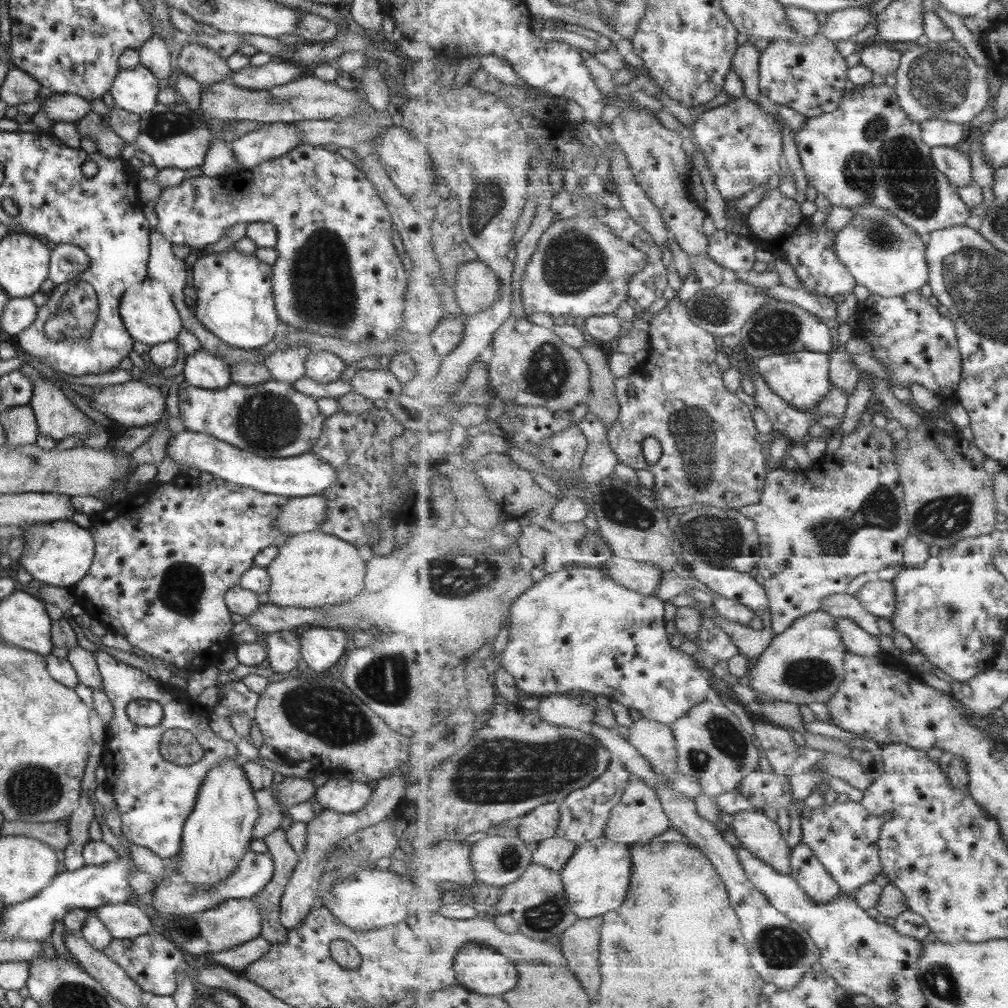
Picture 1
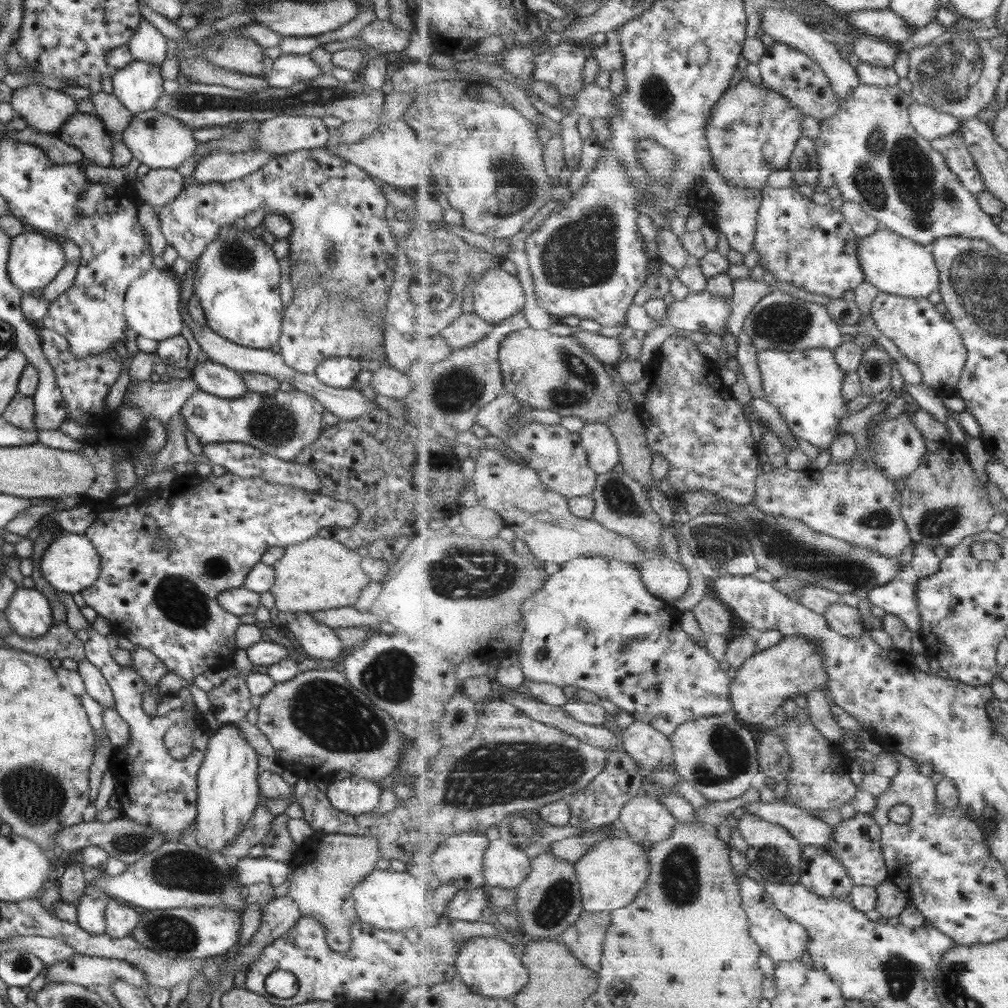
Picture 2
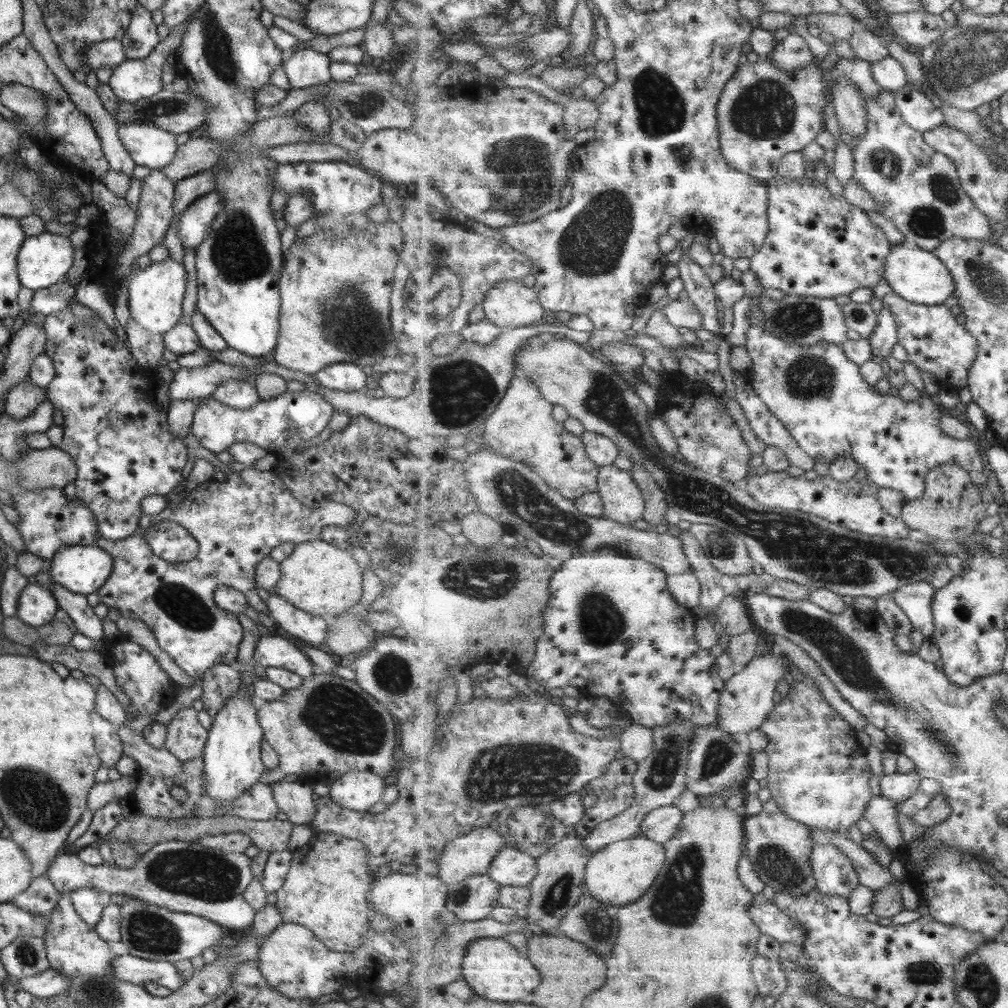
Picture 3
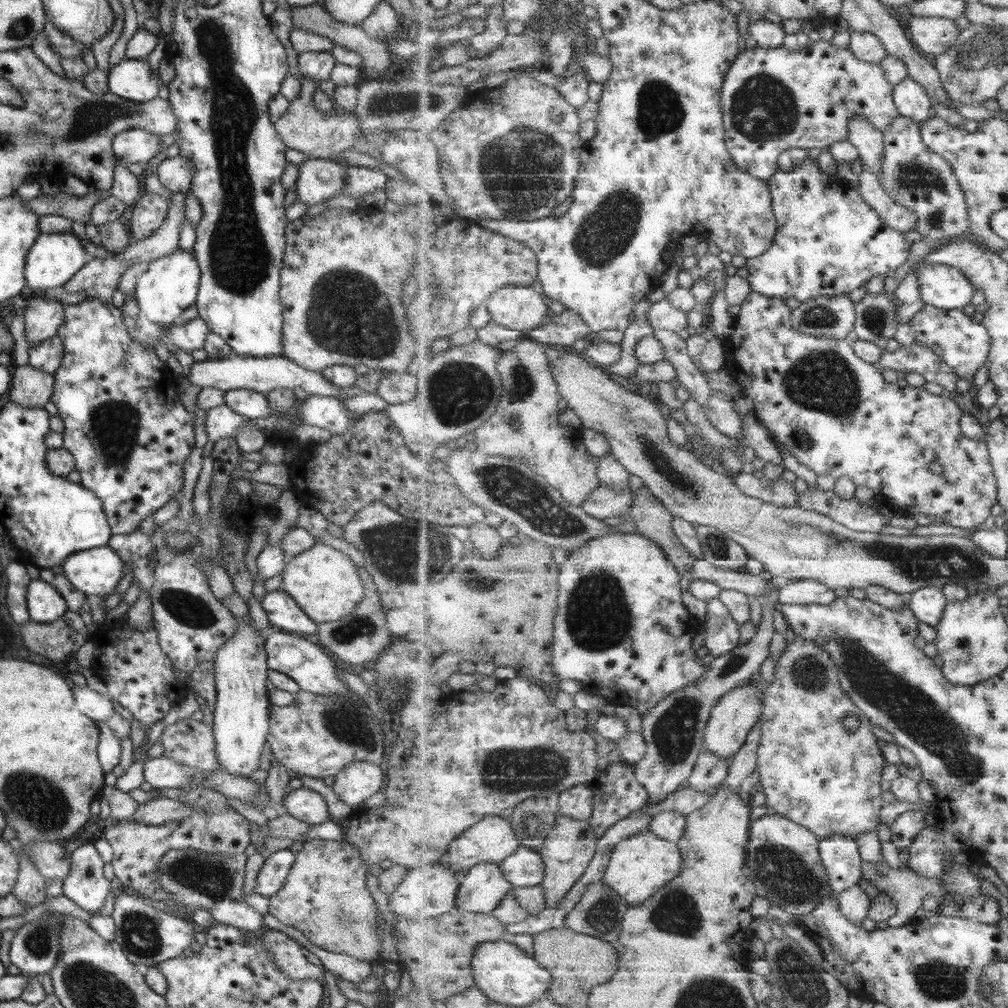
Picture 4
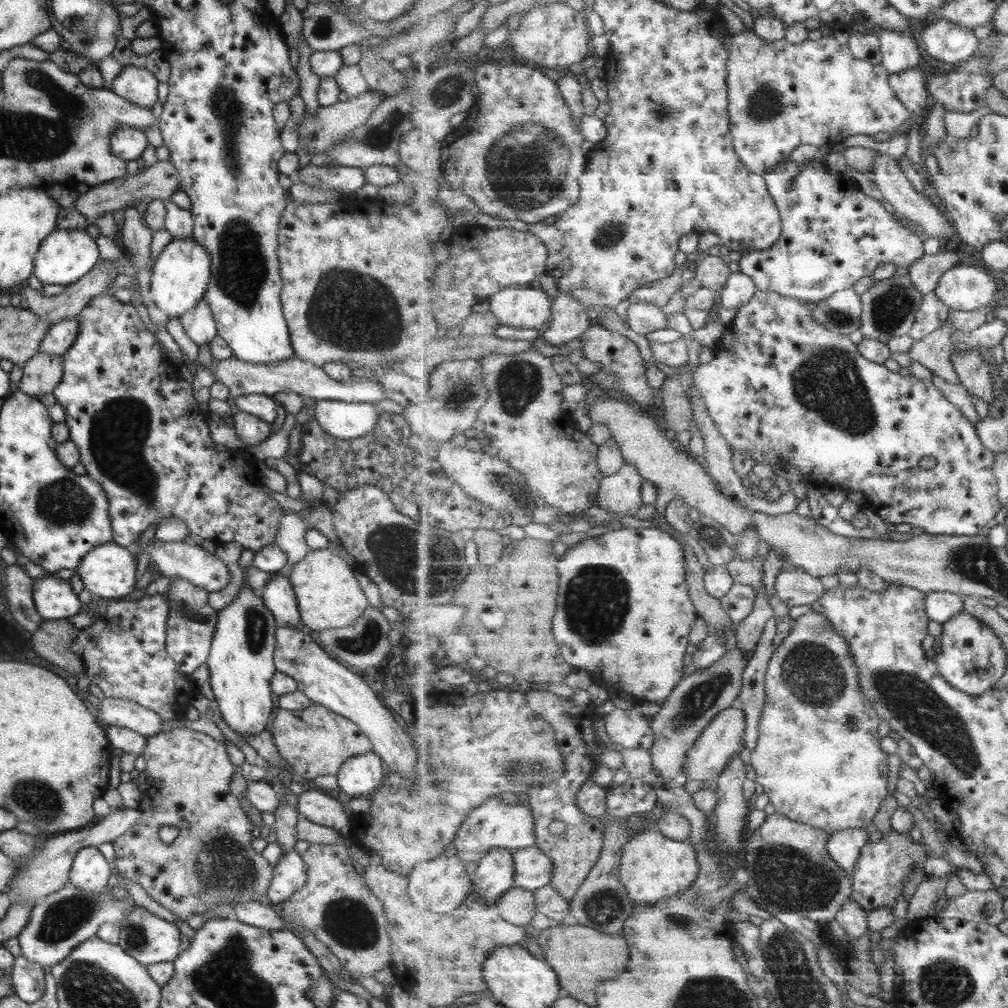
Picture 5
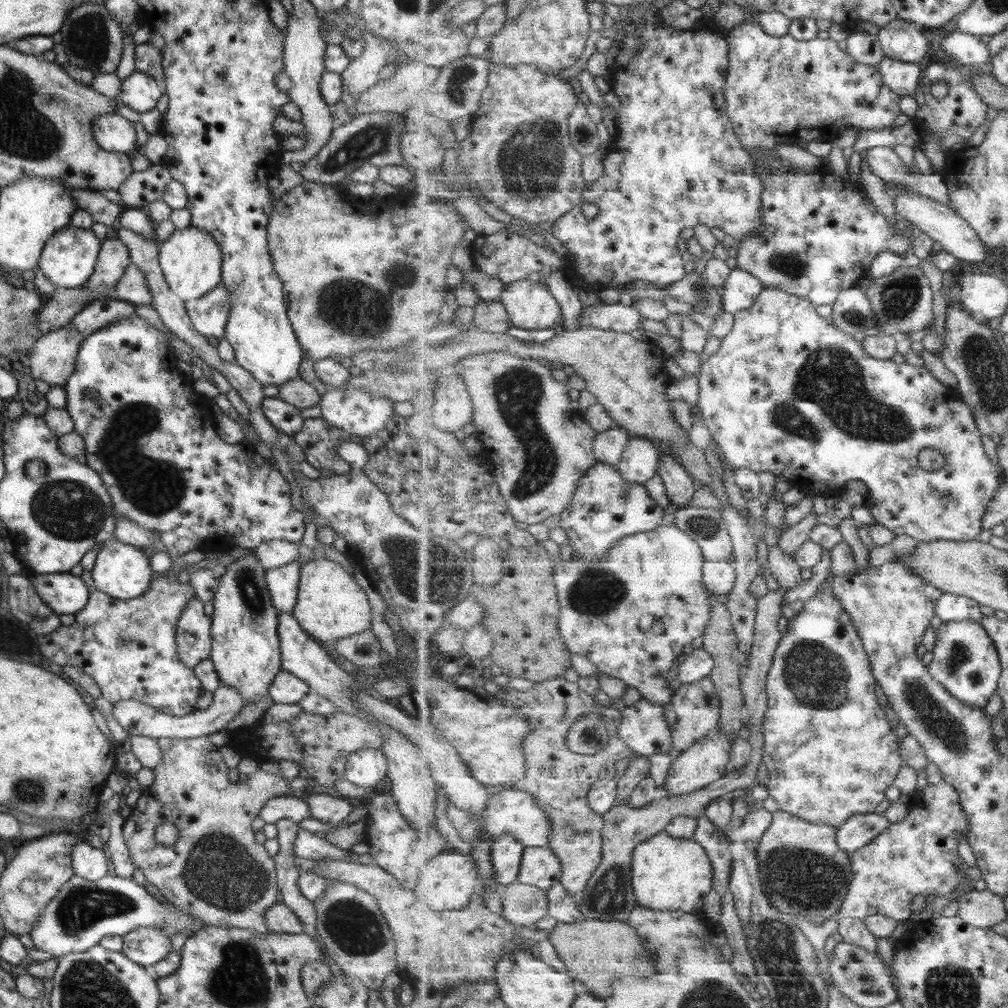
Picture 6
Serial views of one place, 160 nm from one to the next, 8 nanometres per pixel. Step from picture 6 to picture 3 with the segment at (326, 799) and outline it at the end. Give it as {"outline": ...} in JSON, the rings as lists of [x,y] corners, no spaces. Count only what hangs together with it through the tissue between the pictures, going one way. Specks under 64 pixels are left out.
{"outline":[[[295,780],[270,783],[270,789],[277,808],[292,825],[307,824],[314,813],[313,792],[310,783]]]}

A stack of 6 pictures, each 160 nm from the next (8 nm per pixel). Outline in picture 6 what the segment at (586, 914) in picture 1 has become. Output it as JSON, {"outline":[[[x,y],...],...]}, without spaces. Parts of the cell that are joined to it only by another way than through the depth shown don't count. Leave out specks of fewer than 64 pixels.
{"outline":[[[661,832],[634,848],[631,884],[639,905],[653,910],[700,912],[705,896],[714,888],[713,877],[705,847],[693,838],[674,838]]]}

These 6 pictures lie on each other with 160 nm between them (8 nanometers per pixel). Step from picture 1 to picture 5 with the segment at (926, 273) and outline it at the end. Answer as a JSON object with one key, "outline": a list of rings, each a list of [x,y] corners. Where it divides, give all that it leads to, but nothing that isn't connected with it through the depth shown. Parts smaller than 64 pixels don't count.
{"outline":[[[959,264],[947,270],[934,291],[953,311],[974,311],[995,300],[998,285],[997,274]]]}

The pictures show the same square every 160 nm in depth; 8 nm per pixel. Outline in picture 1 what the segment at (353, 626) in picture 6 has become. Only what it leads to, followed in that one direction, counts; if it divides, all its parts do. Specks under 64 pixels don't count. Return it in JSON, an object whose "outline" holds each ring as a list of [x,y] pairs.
{"outline":[[[320,530],[291,535],[281,543],[277,556],[266,567],[271,582],[266,592],[268,602],[309,609],[353,602],[364,588],[365,563],[363,551],[335,535]]]}

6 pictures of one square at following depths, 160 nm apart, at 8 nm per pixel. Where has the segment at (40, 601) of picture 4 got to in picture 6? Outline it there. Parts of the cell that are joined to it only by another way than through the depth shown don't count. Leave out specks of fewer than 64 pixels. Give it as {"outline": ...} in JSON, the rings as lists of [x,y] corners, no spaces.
{"outline":[[[69,573],[28,574],[27,579],[42,603],[57,616],[79,612],[84,608],[89,596],[80,578]]]}

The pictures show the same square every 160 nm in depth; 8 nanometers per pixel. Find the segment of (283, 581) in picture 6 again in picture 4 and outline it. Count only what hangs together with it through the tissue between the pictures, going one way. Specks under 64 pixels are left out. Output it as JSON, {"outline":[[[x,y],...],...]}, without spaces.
{"outline":[[[277,590],[265,593],[260,605],[273,629],[297,636],[315,634],[316,624],[305,616],[285,592]]]}

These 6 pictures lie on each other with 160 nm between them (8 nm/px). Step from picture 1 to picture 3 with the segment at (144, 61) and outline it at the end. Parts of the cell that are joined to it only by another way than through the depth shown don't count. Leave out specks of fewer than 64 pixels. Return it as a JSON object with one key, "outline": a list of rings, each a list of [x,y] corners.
{"outline":[[[136,3],[130,23],[120,40],[126,59],[141,60],[157,46],[159,39],[155,27],[151,13]]]}

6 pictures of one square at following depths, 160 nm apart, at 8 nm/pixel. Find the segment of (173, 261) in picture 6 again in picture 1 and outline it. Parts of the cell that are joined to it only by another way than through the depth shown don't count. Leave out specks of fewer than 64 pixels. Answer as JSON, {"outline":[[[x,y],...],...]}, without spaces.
{"outline":[[[148,277],[123,291],[119,298],[118,315],[129,336],[135,342],[142,342],[149,347],[175,341],[182,327],[180,316],[167,289],[159,281]]]}

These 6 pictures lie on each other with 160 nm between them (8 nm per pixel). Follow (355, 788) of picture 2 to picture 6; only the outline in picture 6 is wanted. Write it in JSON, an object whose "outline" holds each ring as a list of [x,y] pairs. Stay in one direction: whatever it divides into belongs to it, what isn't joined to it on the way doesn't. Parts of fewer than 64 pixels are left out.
{"outline":[[[361,748],[348,756],[343,778],[355,786],[378,787],[386,776],[386,760],[379,748]]]}

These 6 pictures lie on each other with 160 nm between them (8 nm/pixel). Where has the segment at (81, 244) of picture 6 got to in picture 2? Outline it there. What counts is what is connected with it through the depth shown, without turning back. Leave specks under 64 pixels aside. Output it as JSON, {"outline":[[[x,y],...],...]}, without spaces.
{"outline":[[[23,232],[10,237],[6,273],[9,282],[22,294],[27,295],[30,290],[43,288],[64,265],[63,251],[53,237],[43,237],[41,232]]]}

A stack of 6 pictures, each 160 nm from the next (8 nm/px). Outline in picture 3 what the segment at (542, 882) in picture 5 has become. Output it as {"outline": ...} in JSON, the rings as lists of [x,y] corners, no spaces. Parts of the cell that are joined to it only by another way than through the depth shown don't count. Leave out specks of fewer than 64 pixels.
{"outline":[[[514,844],[500,850],[488,872],[499,884],[520,887],[530,886],[537,874],[537,859],[529,855],[527,848]]]}

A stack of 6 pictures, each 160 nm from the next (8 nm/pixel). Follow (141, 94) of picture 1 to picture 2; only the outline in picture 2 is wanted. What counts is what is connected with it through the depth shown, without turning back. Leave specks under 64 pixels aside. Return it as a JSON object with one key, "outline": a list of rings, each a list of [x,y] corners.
{"outline":[[[131,61],[123,69],[112,71],[111,83],[113,85],[113,96],[117,101],[131,114],[146,112],[153,109],[159,97],[163,94],[160,68],[157,68],[147,62]]]}

